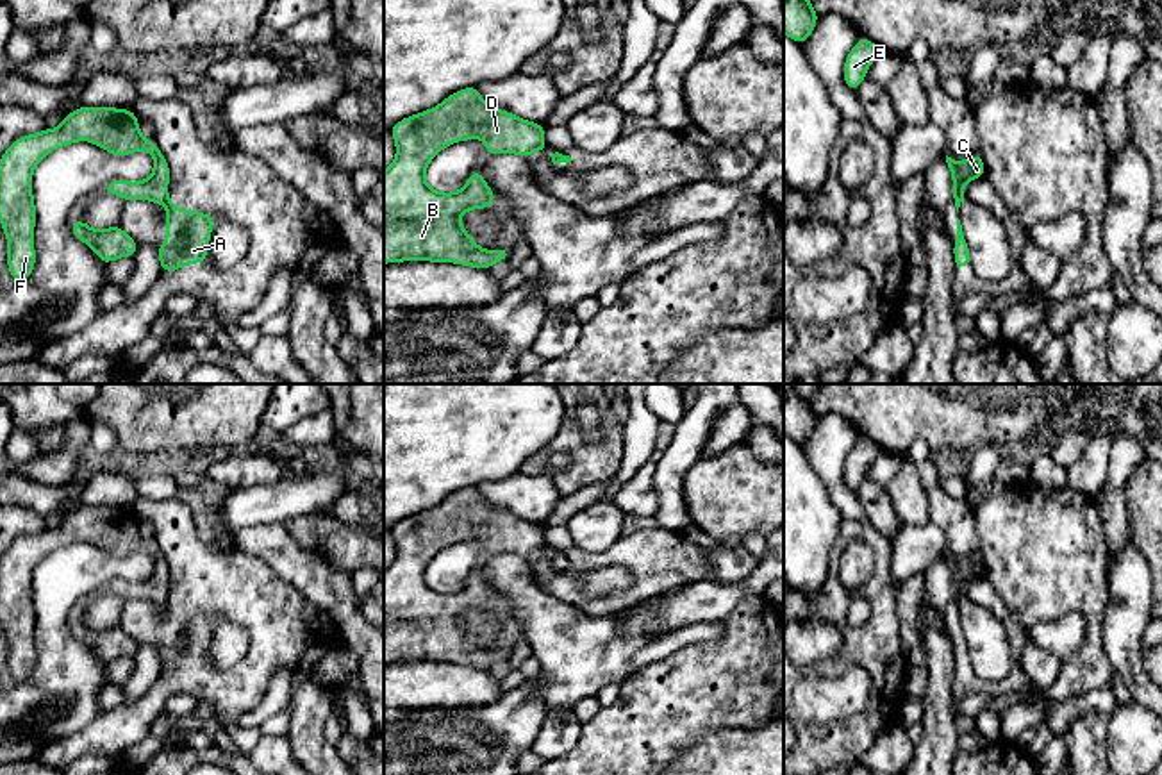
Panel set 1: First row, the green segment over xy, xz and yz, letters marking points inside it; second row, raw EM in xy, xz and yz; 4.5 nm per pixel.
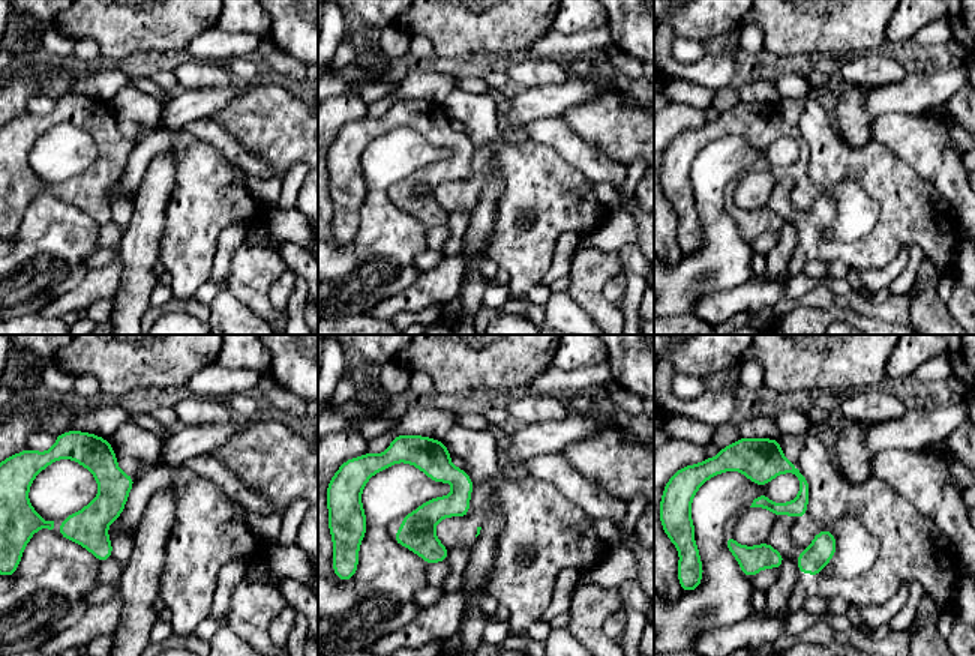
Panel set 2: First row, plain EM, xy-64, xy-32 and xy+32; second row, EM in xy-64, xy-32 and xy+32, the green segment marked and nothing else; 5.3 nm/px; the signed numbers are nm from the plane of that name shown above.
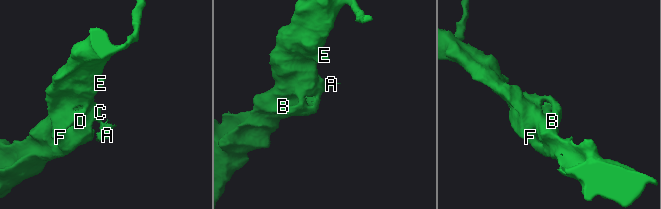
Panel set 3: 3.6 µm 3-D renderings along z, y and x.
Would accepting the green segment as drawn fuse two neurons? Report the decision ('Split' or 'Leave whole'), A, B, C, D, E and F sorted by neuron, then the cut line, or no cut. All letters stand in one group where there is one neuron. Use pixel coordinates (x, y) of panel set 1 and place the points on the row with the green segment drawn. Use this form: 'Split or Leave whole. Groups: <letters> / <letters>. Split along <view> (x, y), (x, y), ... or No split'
Split. Groups: A / B C D E F. Split along xy (168, 197), (163, 204)

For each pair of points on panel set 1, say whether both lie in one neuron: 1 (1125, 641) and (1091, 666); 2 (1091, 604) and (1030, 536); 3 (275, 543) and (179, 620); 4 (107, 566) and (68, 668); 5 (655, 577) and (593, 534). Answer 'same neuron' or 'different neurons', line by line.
1: different neurons
2: same neuron
3: different neurons
4: same neuron
5: different neurons

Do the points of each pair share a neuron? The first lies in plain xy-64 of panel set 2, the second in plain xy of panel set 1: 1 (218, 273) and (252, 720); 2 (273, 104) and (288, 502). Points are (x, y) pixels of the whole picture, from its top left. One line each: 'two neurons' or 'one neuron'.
1: one neuron
2: two neurons

